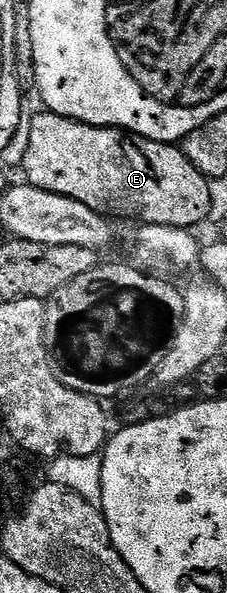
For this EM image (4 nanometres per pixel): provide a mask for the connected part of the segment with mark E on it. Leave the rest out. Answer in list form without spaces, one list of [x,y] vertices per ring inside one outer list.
[[[51,112],[43,113],[33,116],[26,131],[28,143],[22,171],[28,177],[25,178],[27,185],[66,196],[70,200],[78,200],[101,216],[109,214],[113,219],[133,218],[136,224],[146,226],[196,228],[200,221],[208,218],[209,179],[203,178],[198,168],[194,168],[194,164],[186,160],[179,145],[155,142],[141,134],[129,134],[119,128],[85,126],[82,122],[75,122],[73,118],[63,118]]]

